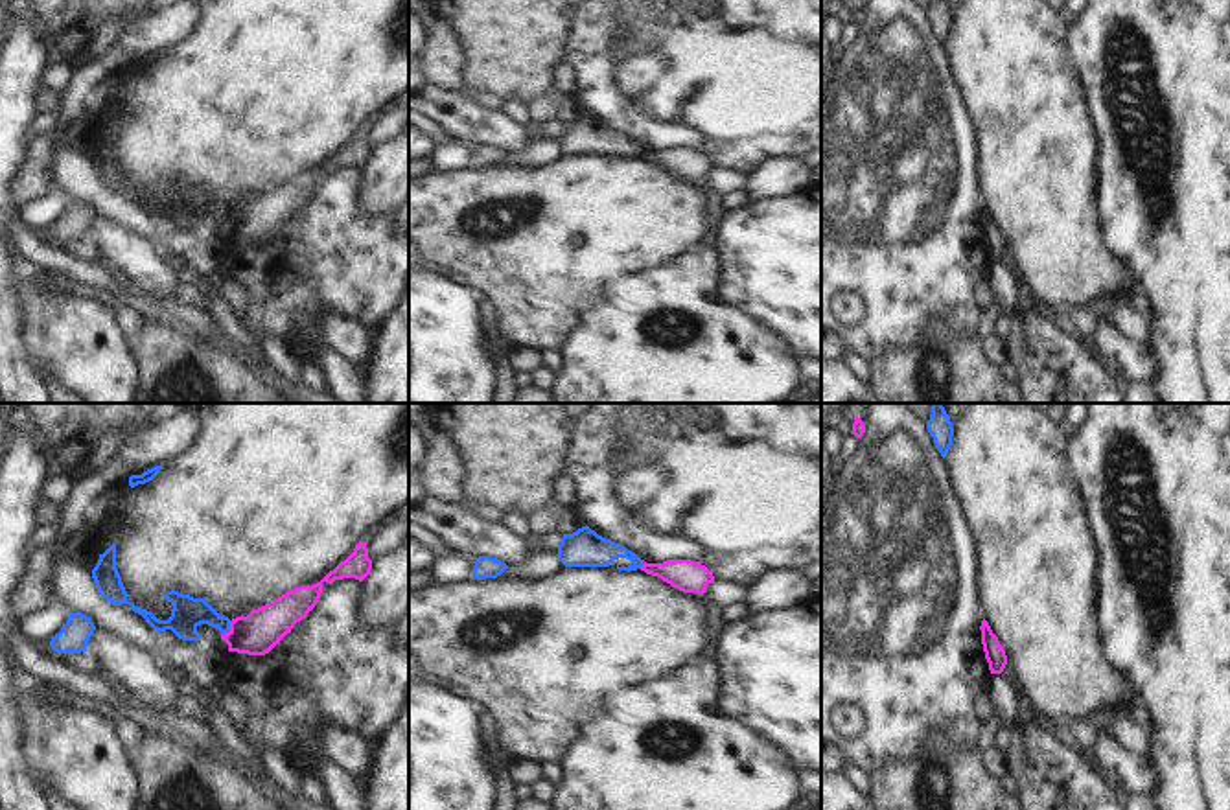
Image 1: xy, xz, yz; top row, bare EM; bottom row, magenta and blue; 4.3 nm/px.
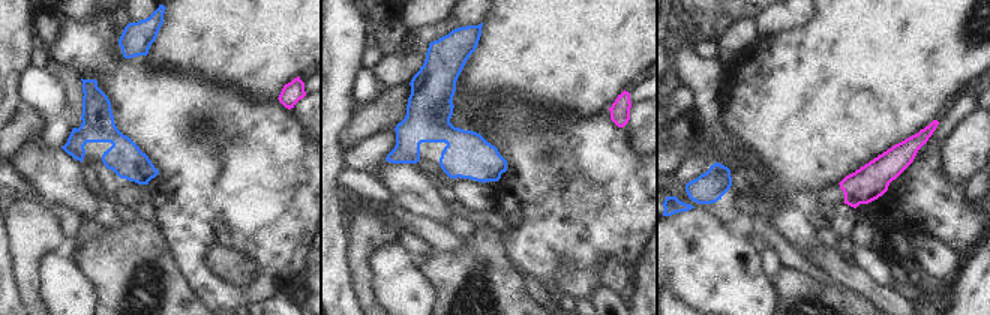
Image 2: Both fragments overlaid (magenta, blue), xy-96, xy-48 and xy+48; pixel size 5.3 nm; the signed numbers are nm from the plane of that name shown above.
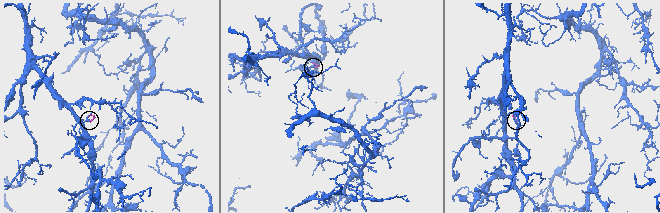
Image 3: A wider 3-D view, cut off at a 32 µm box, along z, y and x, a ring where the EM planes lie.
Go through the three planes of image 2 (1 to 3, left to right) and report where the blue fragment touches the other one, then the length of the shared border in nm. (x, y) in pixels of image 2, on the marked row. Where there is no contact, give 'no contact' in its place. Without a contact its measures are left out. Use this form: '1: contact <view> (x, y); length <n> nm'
1: no contact
2: no contact
3: no contact

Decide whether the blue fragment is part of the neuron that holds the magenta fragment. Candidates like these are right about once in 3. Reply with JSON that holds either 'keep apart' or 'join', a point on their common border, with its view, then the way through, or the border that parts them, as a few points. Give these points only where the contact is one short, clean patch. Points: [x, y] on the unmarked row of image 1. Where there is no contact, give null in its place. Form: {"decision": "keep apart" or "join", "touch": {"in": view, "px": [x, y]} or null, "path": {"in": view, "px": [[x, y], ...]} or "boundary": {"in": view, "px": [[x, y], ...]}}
{"decision": "keep apart", "touch": {"in": "xy", "px": [231, 218]}, "boundary": {"in": "xy", "px": [[232, 208], [231, 216], [221, 223]]}}

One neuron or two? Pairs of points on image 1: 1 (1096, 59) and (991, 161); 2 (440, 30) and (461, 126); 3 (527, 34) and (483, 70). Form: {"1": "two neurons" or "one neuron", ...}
{"1": "two neurons", "2": "two neurons", "3": "one neuron"}

